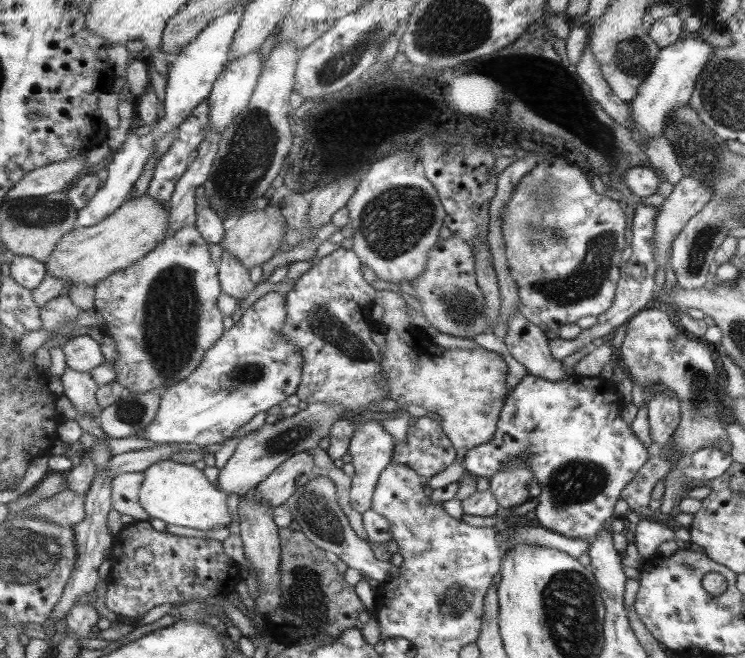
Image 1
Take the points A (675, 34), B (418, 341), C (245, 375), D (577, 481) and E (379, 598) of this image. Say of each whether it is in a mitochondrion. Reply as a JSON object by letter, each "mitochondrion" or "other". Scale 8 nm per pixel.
{"A":"other","B":"mitochondrion","C":"mitochondrion","D":"mitochondrion","E":"other"}

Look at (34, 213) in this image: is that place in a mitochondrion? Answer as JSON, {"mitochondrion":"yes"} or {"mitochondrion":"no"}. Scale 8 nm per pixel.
{"mitochondrion":"yes"}

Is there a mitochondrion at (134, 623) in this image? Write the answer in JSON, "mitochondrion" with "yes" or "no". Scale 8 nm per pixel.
{"mitochondrion":"no"}

